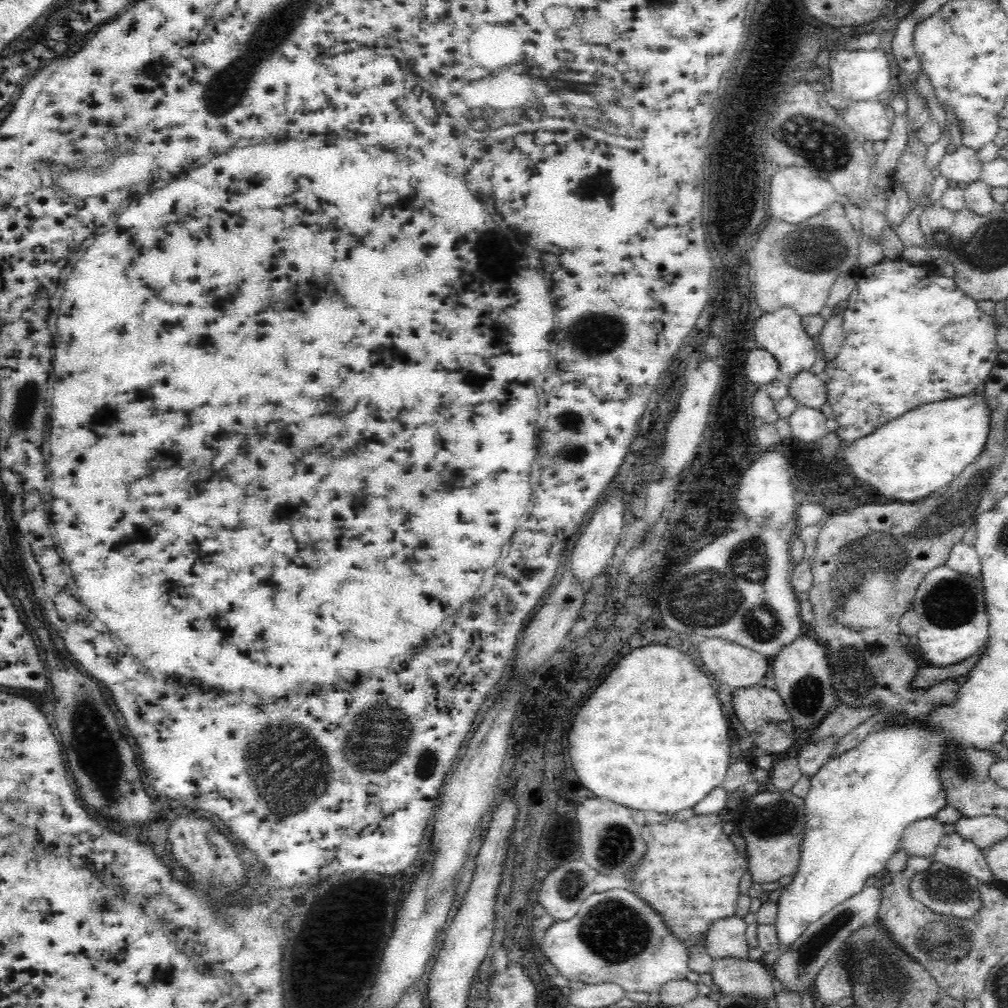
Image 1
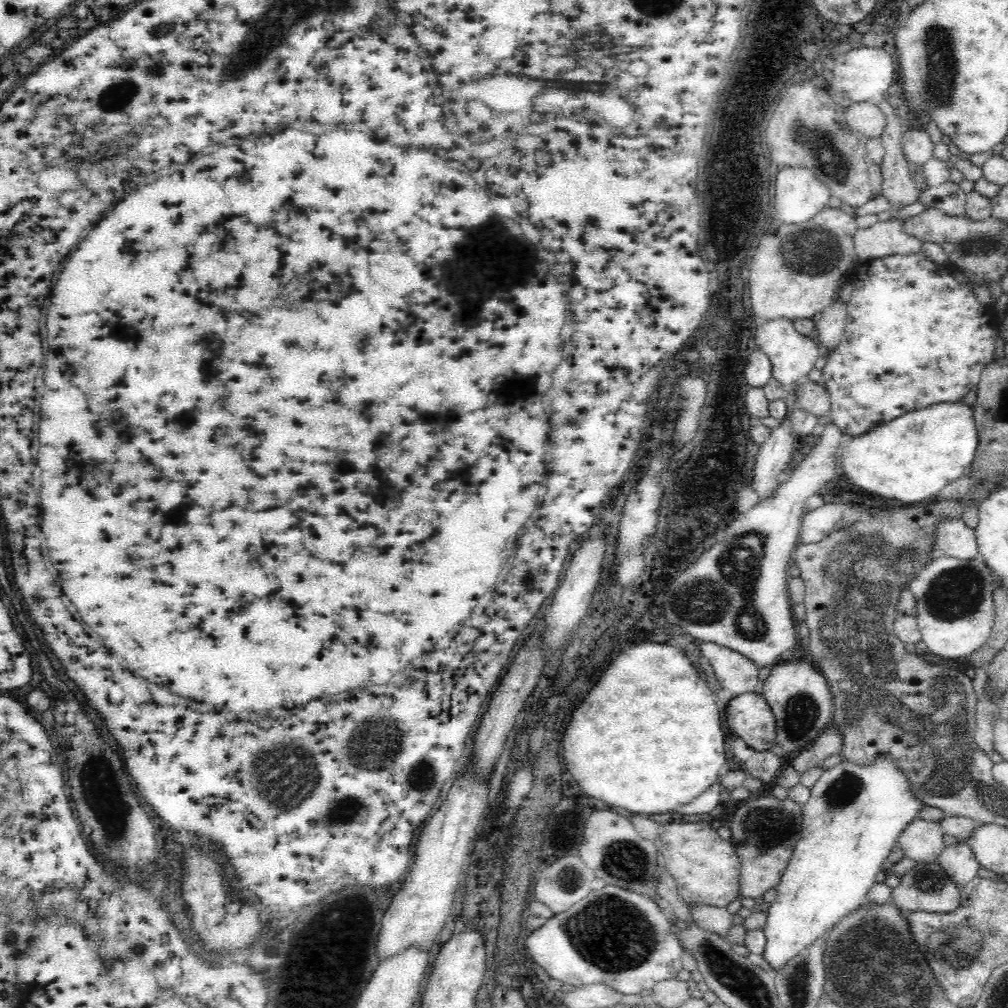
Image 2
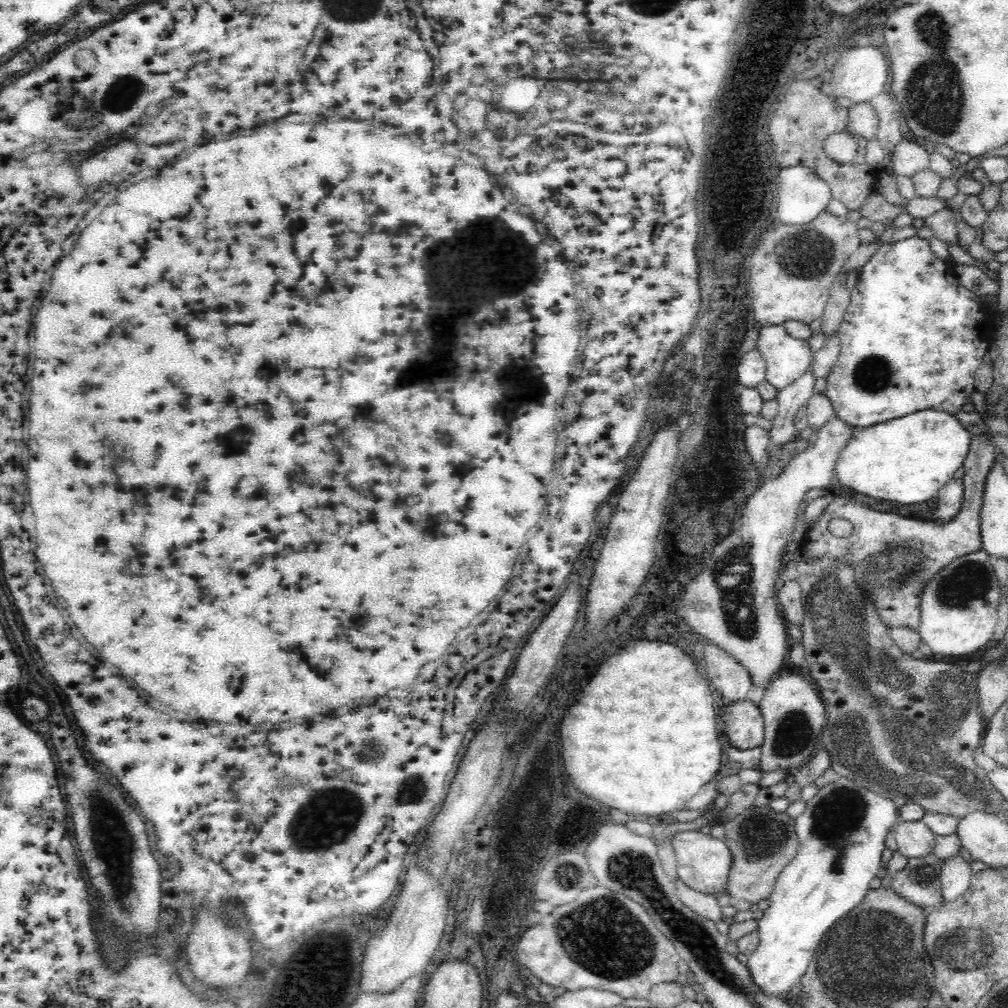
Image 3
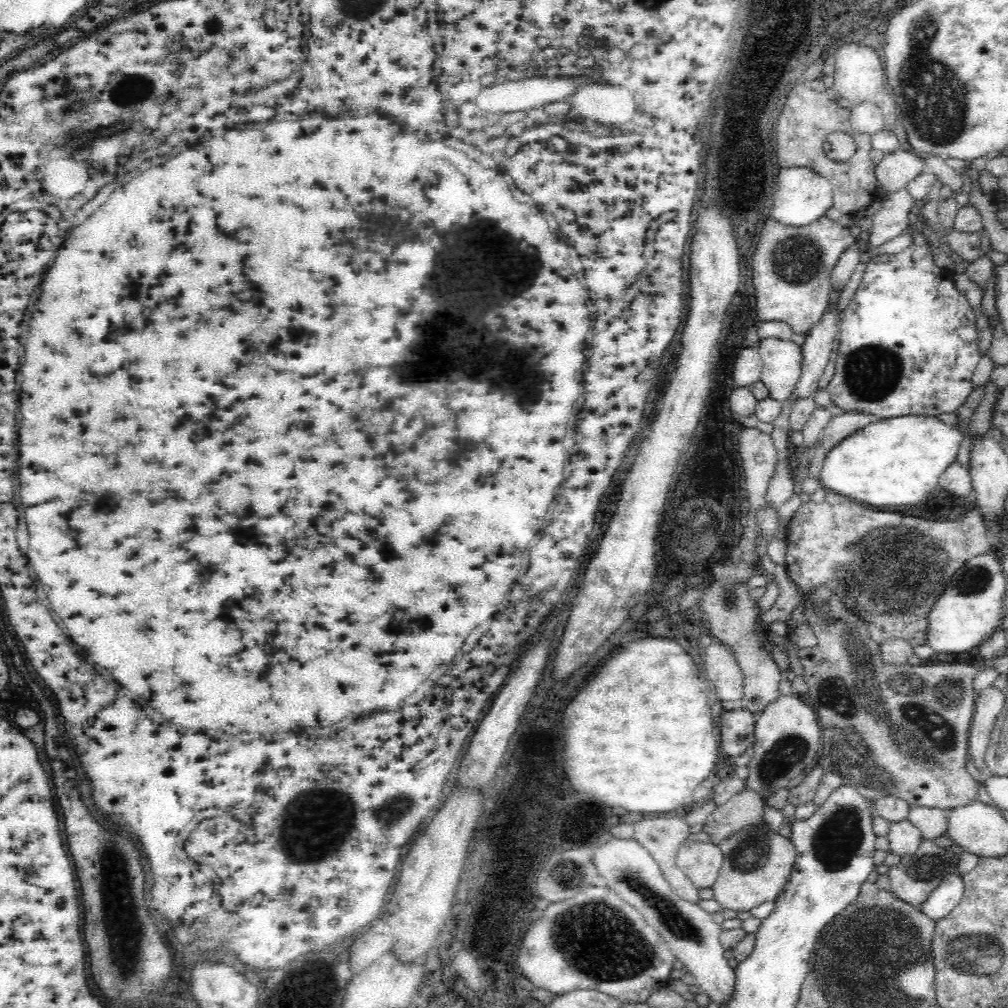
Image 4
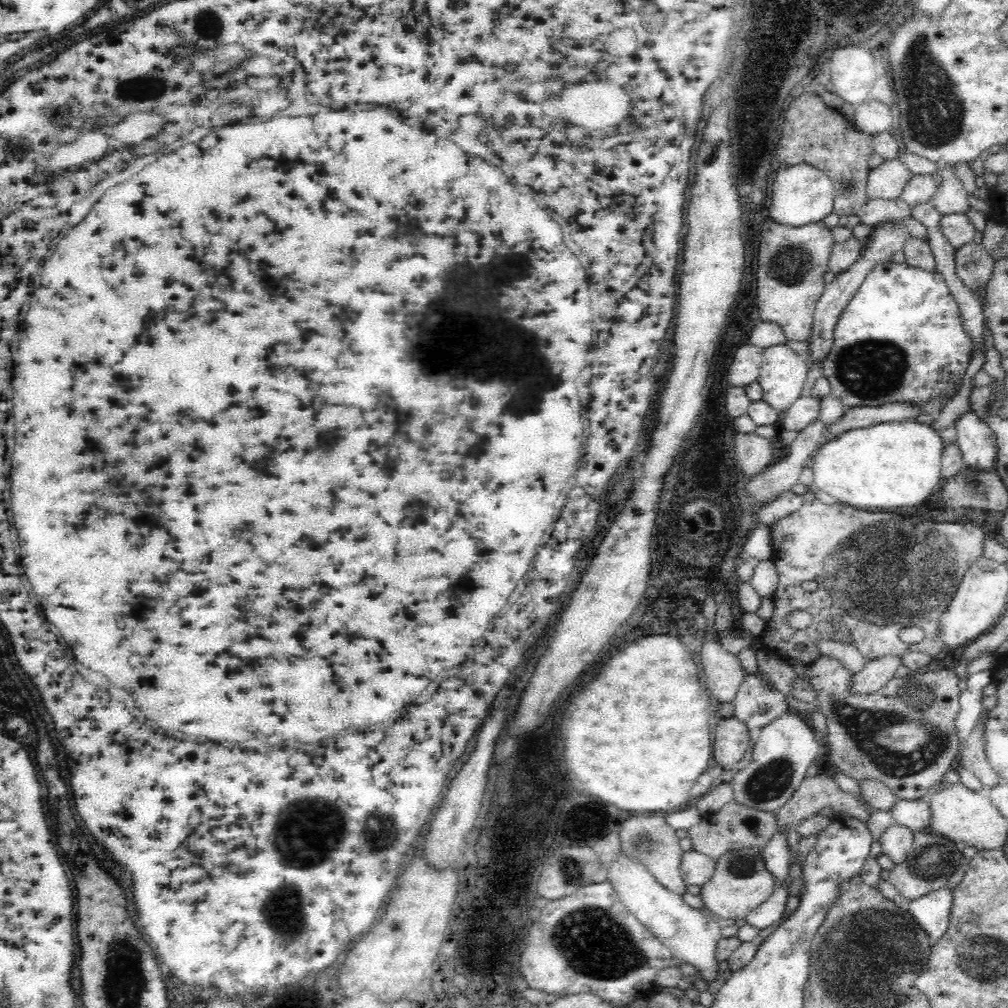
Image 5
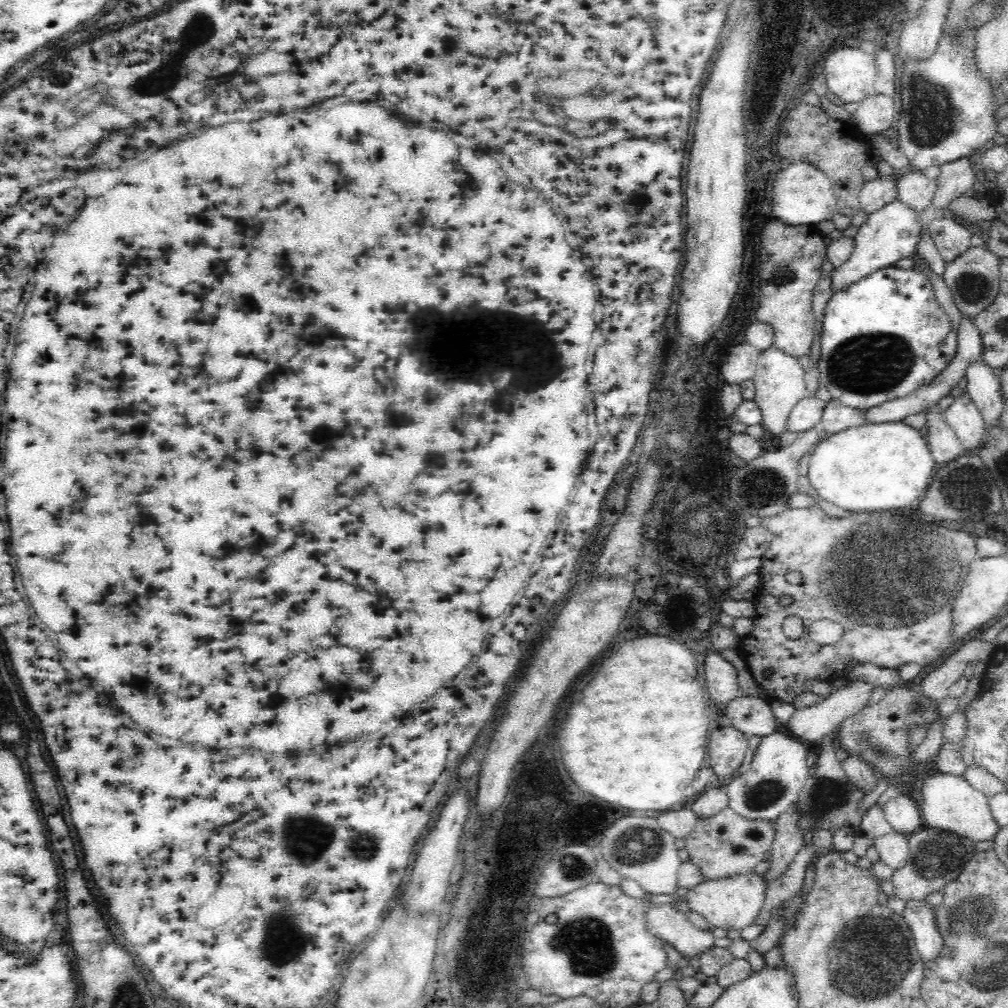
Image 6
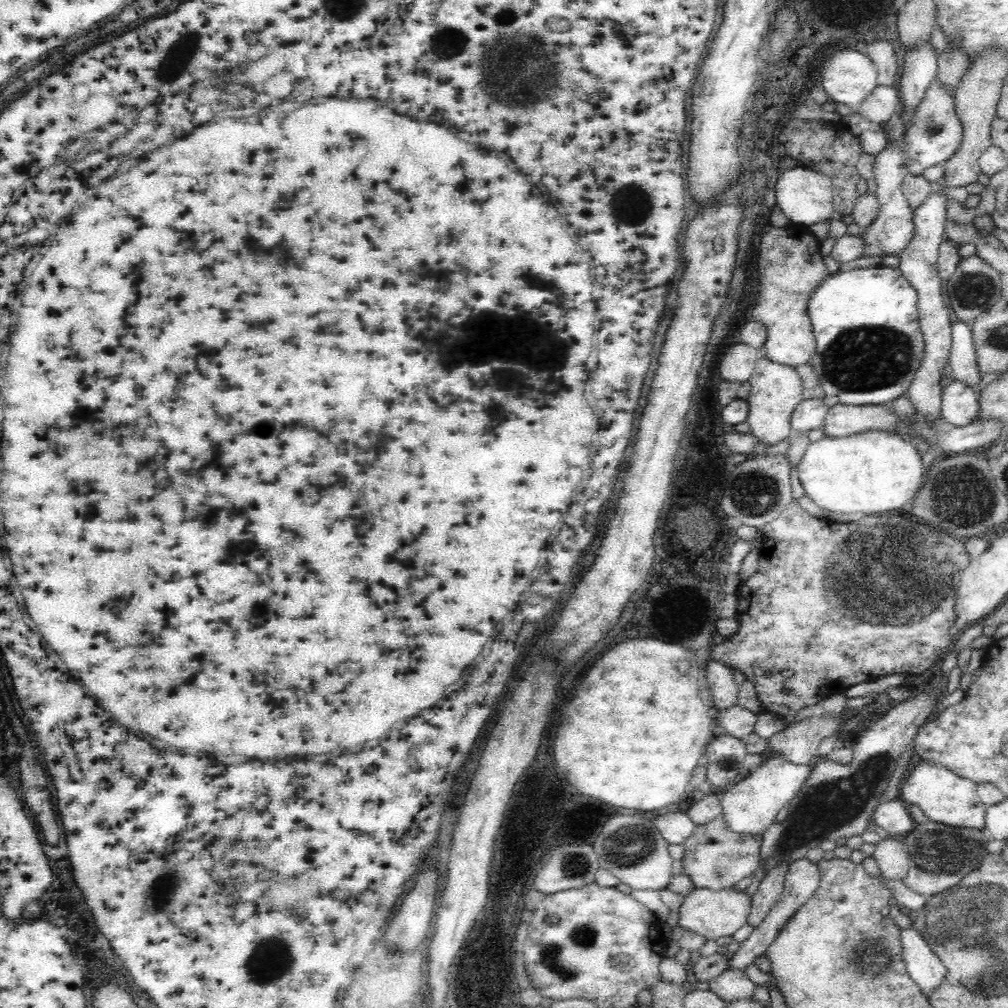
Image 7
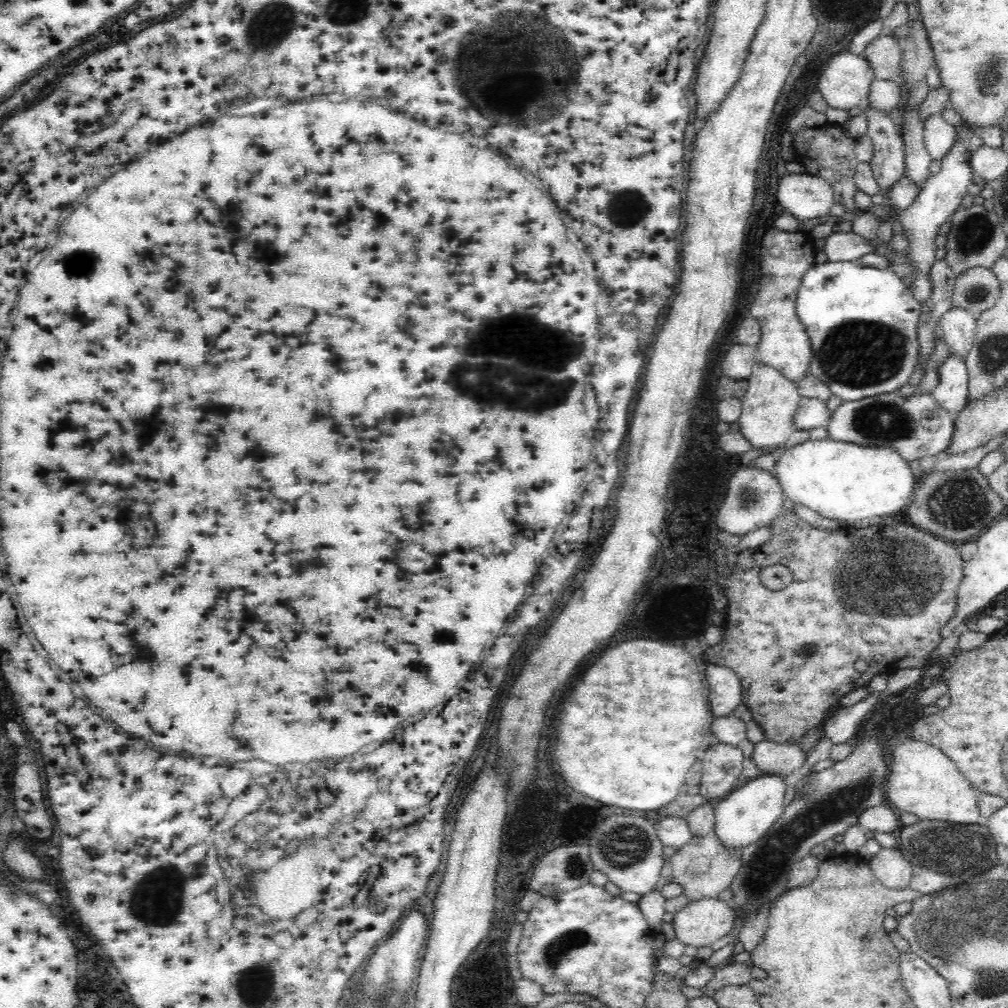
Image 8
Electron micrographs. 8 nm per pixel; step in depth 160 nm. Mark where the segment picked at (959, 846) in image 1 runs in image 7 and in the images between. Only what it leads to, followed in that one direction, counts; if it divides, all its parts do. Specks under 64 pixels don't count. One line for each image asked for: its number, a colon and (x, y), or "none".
2: (958, 861)
3: (955, 876)
4: (940, 902)
5: (931, 911)
6: (919, 916)
7: (927, 971)

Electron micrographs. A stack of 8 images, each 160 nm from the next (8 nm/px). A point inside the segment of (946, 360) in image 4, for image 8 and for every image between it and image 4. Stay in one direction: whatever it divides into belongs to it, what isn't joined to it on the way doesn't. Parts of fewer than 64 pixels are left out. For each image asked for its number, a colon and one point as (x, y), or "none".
5: (900, 338)
6: (882, 337)
7: (866, 325)
8: (861, 322)

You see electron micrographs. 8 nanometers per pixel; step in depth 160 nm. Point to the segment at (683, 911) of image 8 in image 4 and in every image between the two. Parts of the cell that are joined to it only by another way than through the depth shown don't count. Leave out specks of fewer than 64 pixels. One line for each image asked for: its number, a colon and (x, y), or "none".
4: (757, 862)
5: (740, 883)
6: (732, 903)
7: (711, 914)

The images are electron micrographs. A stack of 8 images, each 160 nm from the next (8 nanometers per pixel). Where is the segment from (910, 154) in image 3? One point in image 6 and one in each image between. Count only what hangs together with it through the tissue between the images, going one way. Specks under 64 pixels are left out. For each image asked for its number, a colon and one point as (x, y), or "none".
4: (893, 173)
5: (886, 182)
6: (876, 193)

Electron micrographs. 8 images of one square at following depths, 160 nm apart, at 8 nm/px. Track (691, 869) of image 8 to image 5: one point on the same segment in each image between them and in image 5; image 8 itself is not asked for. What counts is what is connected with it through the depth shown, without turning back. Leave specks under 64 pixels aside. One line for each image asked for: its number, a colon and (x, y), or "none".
5: (735, 827)
6: (725, 845)
7: (714, 857)

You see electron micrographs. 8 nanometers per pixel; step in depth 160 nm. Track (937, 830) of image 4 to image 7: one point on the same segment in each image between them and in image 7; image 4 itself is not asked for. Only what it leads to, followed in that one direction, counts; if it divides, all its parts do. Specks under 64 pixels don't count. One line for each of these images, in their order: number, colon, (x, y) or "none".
5: (915, 814)
6: (903, 814)
7: (893, 816)

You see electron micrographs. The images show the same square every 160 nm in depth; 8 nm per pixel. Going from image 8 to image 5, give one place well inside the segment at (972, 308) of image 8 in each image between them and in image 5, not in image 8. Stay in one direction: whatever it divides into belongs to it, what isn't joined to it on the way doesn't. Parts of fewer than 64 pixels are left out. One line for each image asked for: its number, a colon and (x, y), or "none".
5: (974, 266)
6: (973, 279)
7: (976, 286)

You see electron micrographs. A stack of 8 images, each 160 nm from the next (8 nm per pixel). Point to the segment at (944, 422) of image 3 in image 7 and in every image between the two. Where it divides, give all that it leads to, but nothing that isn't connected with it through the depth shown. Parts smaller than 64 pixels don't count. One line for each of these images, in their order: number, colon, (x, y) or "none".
4: (896, 462)
5: (892, 464)
6: (869, 467)
7: (875, 471)

